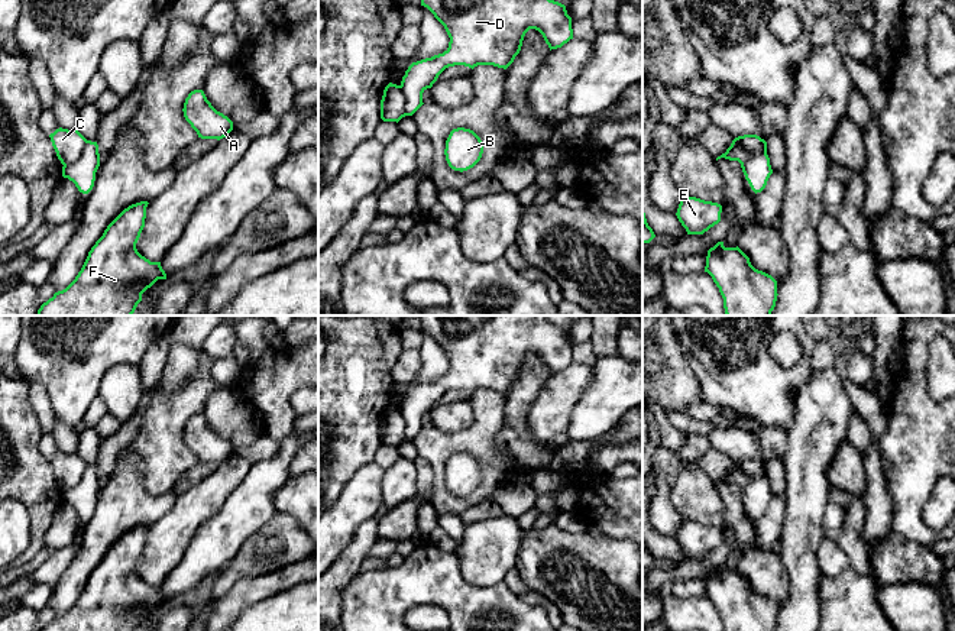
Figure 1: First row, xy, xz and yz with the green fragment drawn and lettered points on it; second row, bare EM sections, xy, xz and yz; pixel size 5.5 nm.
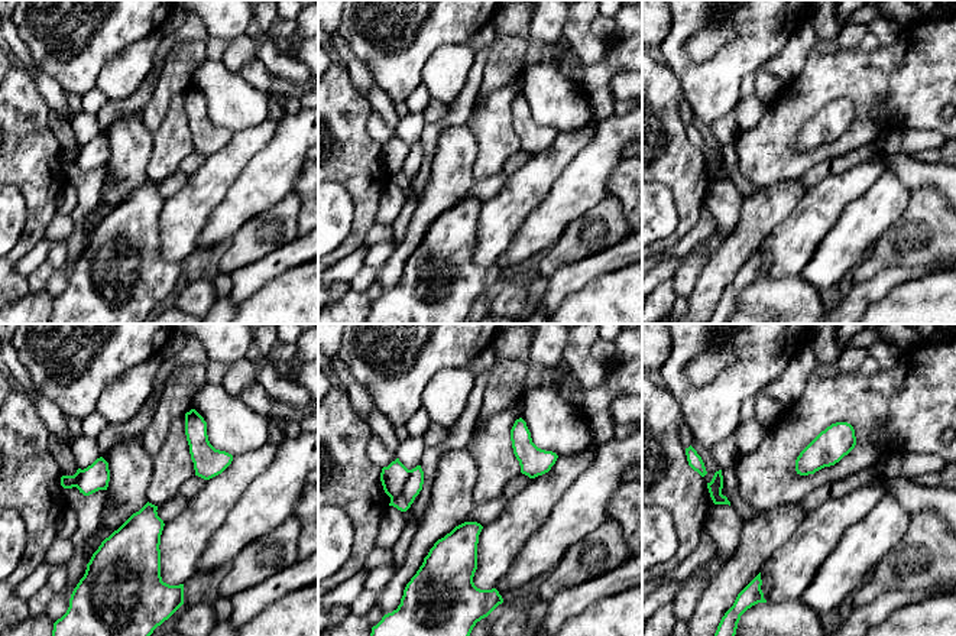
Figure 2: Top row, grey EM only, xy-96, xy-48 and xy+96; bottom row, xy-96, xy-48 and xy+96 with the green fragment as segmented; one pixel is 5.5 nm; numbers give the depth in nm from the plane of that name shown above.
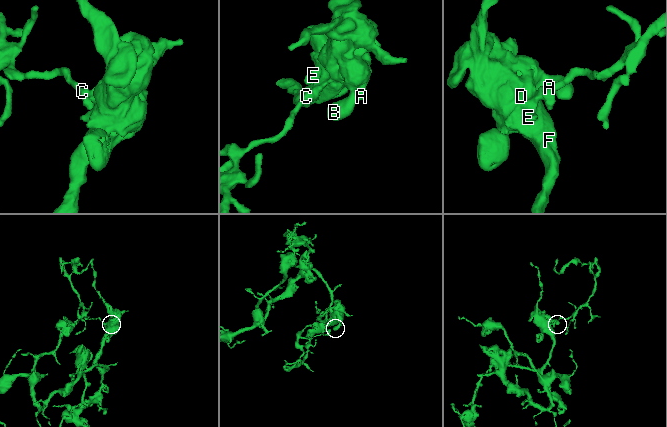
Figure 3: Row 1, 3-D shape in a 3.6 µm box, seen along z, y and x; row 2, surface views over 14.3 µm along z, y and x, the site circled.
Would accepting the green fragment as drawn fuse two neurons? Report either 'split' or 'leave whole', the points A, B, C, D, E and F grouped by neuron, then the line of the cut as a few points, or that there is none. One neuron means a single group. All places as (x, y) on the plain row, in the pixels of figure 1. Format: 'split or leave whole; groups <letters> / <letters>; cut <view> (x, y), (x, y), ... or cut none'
split; groups A B D E F / C; cut xy (88, 465), (83, 476), (73, 486), (64, 489)

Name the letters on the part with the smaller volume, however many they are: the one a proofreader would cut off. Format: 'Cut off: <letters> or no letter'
Cut off: C

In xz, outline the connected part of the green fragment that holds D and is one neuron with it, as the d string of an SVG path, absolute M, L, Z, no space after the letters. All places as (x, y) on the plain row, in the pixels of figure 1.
M420 316L427 331L444 350L450 366L438 379L412 386L401 405L405 420L404 441L412 440L424 427L423 417L431 412L449 391L493 389L506 394L519 378L525 357L538 355L550 375L573 363L572 342L566 330L550 324L547 316Z

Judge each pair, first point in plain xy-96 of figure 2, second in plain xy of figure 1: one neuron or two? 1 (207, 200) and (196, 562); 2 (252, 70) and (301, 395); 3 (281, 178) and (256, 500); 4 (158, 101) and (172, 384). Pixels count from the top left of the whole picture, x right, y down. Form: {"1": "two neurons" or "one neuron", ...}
{"1": "two neurons", "2": "one neuron", "3": "one neuron", "4": "one neuron"}

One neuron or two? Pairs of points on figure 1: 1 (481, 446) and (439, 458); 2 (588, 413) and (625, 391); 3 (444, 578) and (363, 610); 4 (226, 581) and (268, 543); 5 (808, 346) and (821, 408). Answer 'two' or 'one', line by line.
1: one
2: one
3: one
4: one
5: two

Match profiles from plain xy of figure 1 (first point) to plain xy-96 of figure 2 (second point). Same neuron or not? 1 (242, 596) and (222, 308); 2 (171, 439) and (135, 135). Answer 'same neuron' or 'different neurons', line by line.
1: different neurons
2: different neurons

